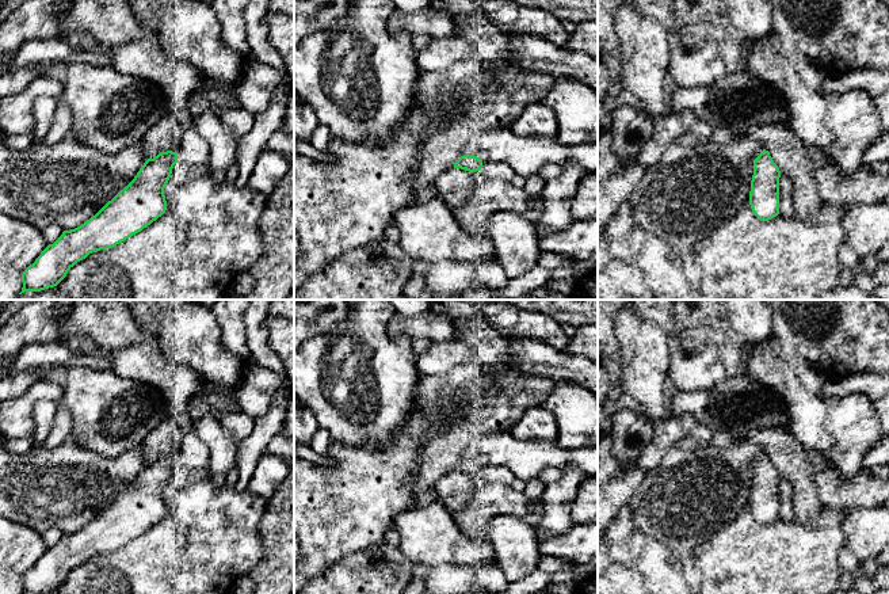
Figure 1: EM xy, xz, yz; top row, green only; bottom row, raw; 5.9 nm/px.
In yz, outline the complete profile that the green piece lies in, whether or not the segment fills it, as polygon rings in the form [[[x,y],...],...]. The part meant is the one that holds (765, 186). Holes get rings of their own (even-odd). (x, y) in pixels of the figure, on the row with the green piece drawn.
[[[763,149],[753,161],[749,205],[760,221],[768,221],[779,214],[781,171],[770,152]]]

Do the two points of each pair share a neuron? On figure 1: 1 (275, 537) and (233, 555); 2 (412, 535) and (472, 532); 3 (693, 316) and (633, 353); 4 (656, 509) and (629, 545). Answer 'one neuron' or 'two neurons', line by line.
1: two neurons
2: two neurons
3: two neurons
4: two neurons

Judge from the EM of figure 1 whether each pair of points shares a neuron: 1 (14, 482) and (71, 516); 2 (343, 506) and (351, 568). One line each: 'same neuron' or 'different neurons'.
1: same neuron
2: different neurons

